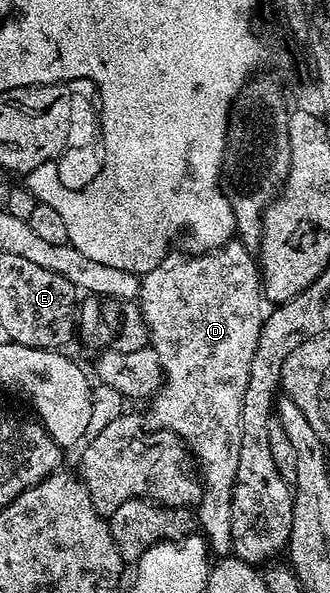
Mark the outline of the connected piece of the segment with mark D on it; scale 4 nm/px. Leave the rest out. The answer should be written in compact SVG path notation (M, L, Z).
M231 239L227 245L219 249L202 251L199 257L174 257L167 256L162 264L157 265L152 271L141 274L141 285L137 295L137 302L142 307L144 323L150 332L149 348L156 351L162 368L162 386L154 394L150 405L150 417L159 429L166 429L174 433L186 446L202 482L202 501L196 506L196 521L200 526L201 536L205 537L209 552L214 555L226 555L232 549L232 511L230 510L230 496L234 490L236 479L236 463L240 463L240 403L244 403L244 387L248 387L248 375L252 371L252 355L256 355L256 339L260 339L260 327L264 320L264 294L262 291L262 279L260 270L251 250L247 249L241 241Z

